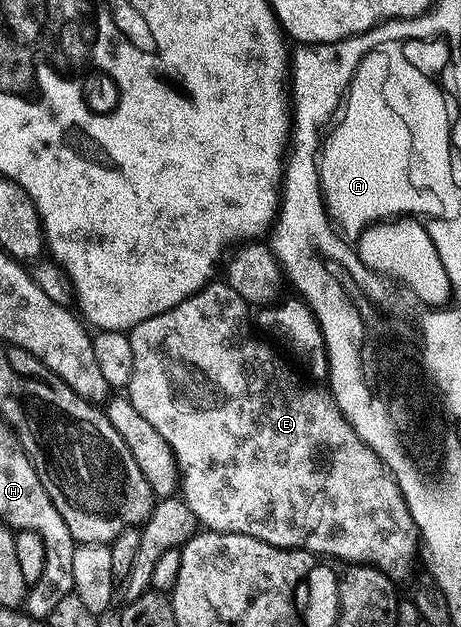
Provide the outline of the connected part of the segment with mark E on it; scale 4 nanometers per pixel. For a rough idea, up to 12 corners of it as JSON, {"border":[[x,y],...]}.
{"border":[[214,280],[129,334],[202,527],[412,576],[332,390]]}

